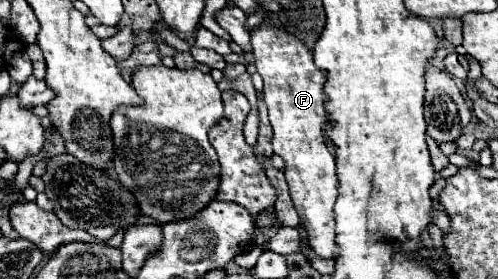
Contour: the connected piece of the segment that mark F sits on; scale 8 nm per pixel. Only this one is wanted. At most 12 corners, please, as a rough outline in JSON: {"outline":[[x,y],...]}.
{"outline":[[250,32],[300,224],[334,258],[326,72],[288,32]]}

